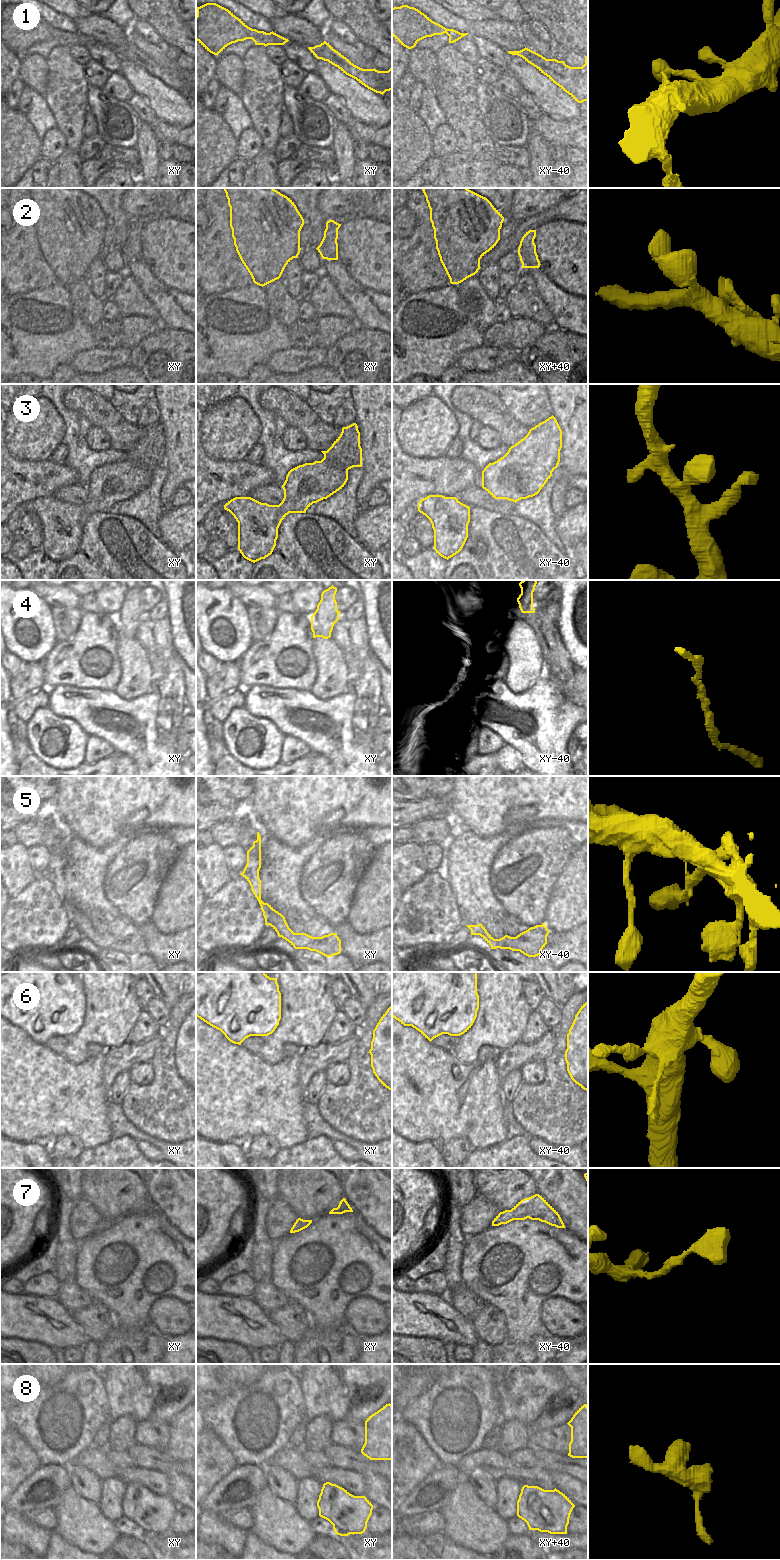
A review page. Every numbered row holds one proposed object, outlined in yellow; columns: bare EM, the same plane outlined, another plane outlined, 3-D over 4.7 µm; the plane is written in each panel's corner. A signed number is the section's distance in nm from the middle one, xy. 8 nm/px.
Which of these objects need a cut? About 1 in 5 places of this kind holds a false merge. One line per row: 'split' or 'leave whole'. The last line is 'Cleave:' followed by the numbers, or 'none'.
1: leave whole
2: leave whole
3: leave whole
4: leave whole
5: leave whole
6: leave whole
7: leave whole
8: leave whole
Cleave: none

